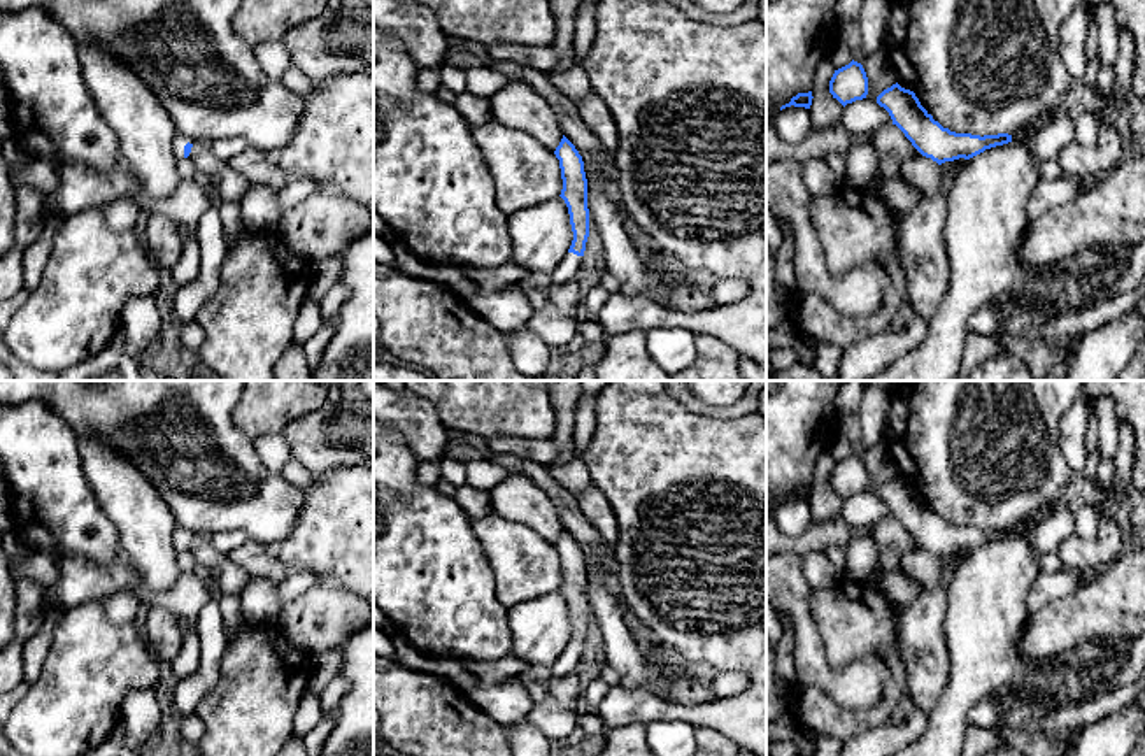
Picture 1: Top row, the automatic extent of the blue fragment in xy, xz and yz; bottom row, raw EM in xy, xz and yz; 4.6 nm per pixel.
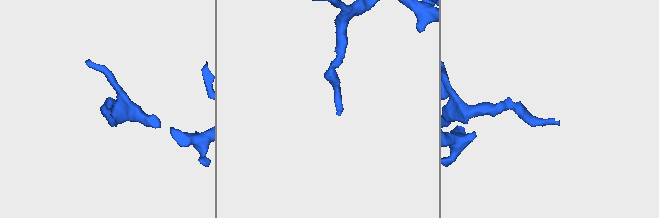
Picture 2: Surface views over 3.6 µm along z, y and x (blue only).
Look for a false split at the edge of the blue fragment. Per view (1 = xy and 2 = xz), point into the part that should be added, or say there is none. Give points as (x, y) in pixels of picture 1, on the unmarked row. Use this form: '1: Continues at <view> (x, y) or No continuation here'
1: Continues at xy (181, 532)
2: Continues at xz (568, 662)

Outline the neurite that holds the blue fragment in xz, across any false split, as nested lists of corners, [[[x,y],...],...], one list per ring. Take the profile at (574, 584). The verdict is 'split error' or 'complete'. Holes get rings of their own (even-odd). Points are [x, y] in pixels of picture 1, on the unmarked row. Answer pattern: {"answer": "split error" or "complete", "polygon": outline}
{"answer": "split error", "polygon": [[[565,528],[554,547],[563,572],[559,589],[568,600],[573,633],[561,658],[551,667],[551,677],[544,681],[544,686],[577,672],[589,630],[587,572],[582,549]]]}

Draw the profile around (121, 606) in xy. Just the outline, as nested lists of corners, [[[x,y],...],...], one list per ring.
[[[119,589],[98,598],[103,612],[114,623],[126,623],[137,617],[140,598],[132,589]]]

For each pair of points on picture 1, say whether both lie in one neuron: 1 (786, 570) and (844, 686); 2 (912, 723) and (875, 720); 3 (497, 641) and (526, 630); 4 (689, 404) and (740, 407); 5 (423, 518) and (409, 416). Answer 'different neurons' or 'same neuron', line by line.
1: same neuron
2: different neurons
3: different neurons
4: same neuron
5: different neurons

